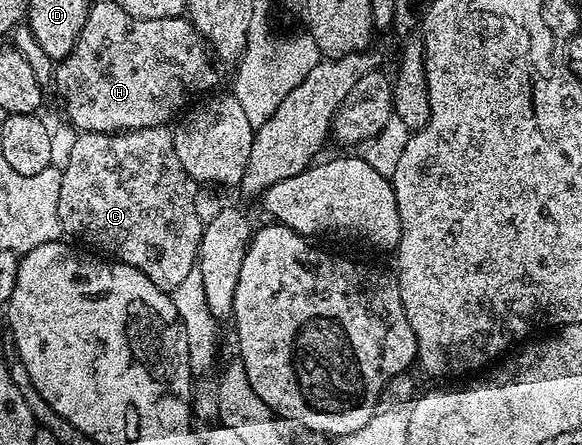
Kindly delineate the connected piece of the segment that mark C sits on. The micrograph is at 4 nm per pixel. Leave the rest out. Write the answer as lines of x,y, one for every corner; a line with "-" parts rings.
162,126
147,127
137,131
117,131
115,133
86,131
77,134
75,137
77,139
73,141
72,148
68,151
68,160
65,161
64,165
62,164
61,189
58,192
58,221
61,222
63,234
73,240
81,239
82,242
89,243
92,247
97,247
97,249
92,248
97,252
105,251
105,253
100,253
138,269
150,281
153,281
158,288
171,293
194,271
196,253
200,248
200,238
204,232
205,224
205,220
200,219
199,213
196,212
197,184
193,182
193,179
187,175
186,170
179,164
178,156
172,144
173,132
167,126

